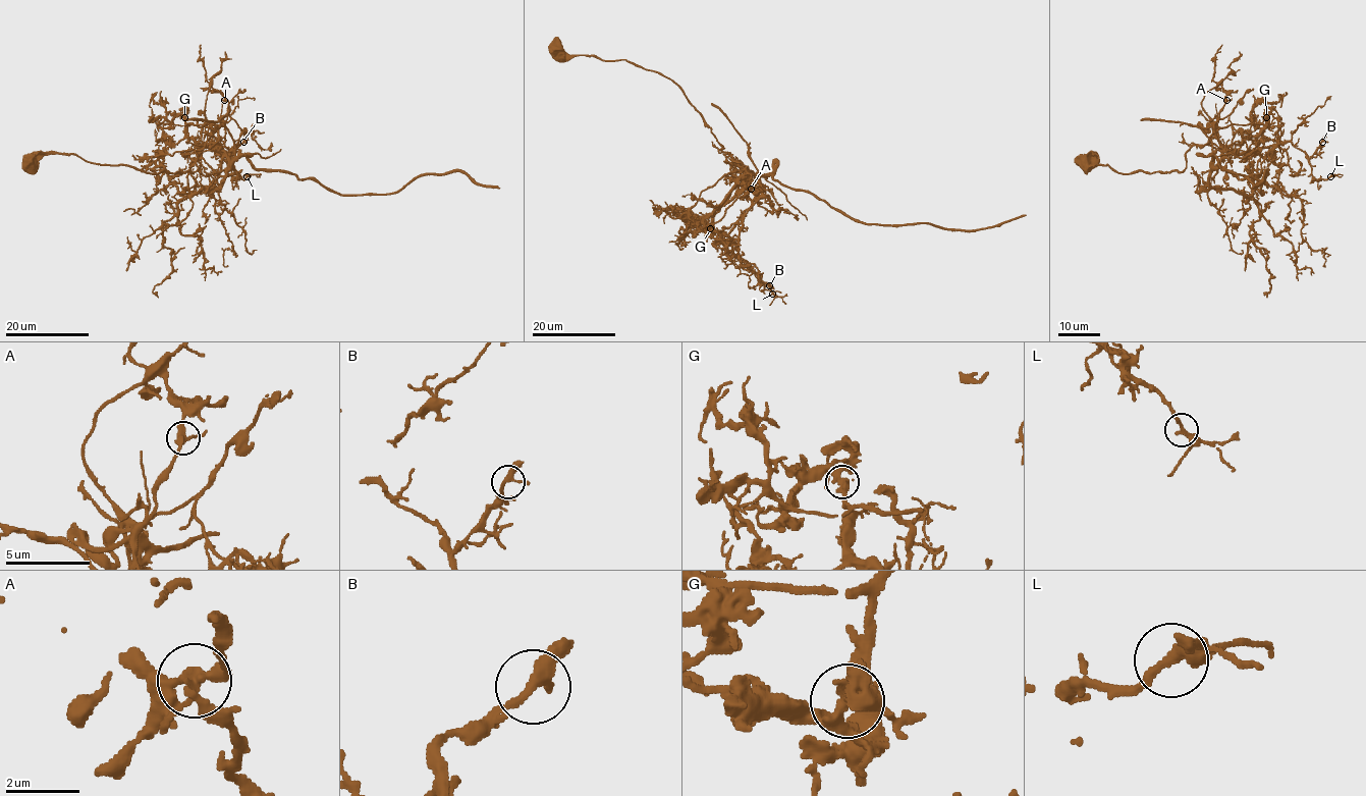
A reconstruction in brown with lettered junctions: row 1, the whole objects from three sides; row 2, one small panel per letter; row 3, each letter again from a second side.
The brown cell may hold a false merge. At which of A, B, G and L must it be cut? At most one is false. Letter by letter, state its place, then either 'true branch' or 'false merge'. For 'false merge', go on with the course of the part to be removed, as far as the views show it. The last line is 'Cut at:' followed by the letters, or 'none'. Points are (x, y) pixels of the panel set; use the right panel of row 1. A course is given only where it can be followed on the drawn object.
A: place (1226, 100); false merge; course (1225, 100), (1220, 85), (1205, 94), (1216, 131), (1187, 152), (1181, 172), (1115, 172), (1091, 152), (1083, 169)
B: place (1322, 142); true branch
G: place (1266, 117); true branch
L: place (1330, 176); true branch
Cut at: A

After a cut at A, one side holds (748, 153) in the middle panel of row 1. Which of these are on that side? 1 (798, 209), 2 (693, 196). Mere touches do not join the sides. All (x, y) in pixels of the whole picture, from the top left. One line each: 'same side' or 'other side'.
1: same side
2: same side

